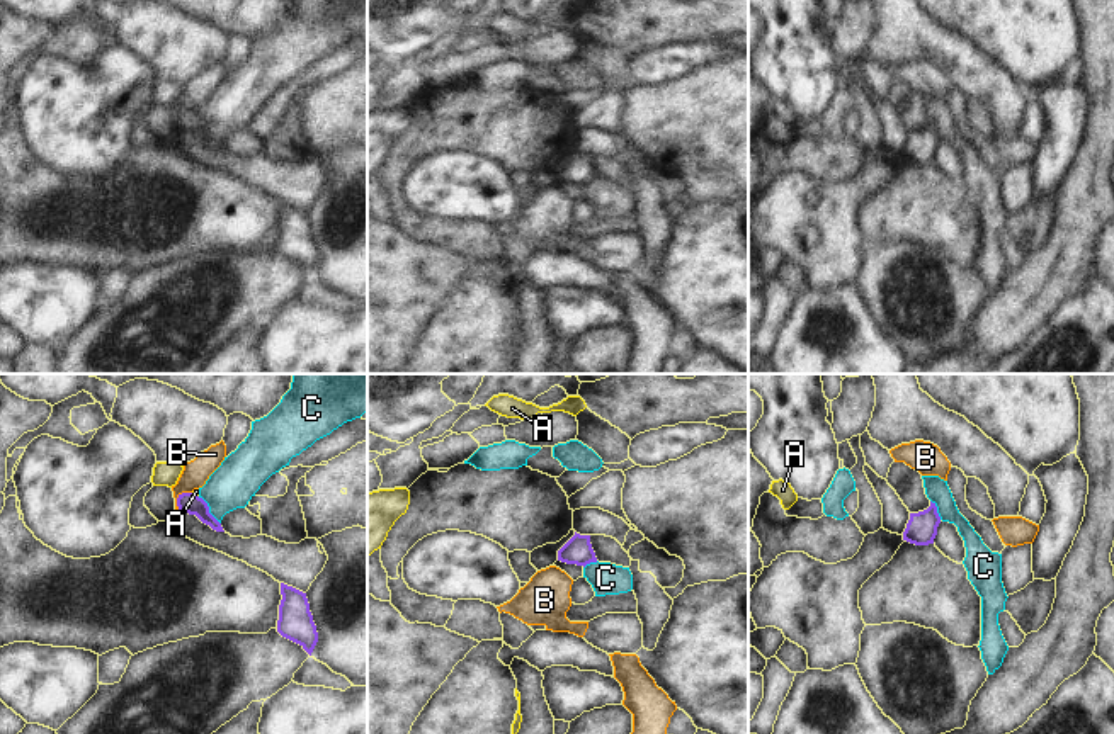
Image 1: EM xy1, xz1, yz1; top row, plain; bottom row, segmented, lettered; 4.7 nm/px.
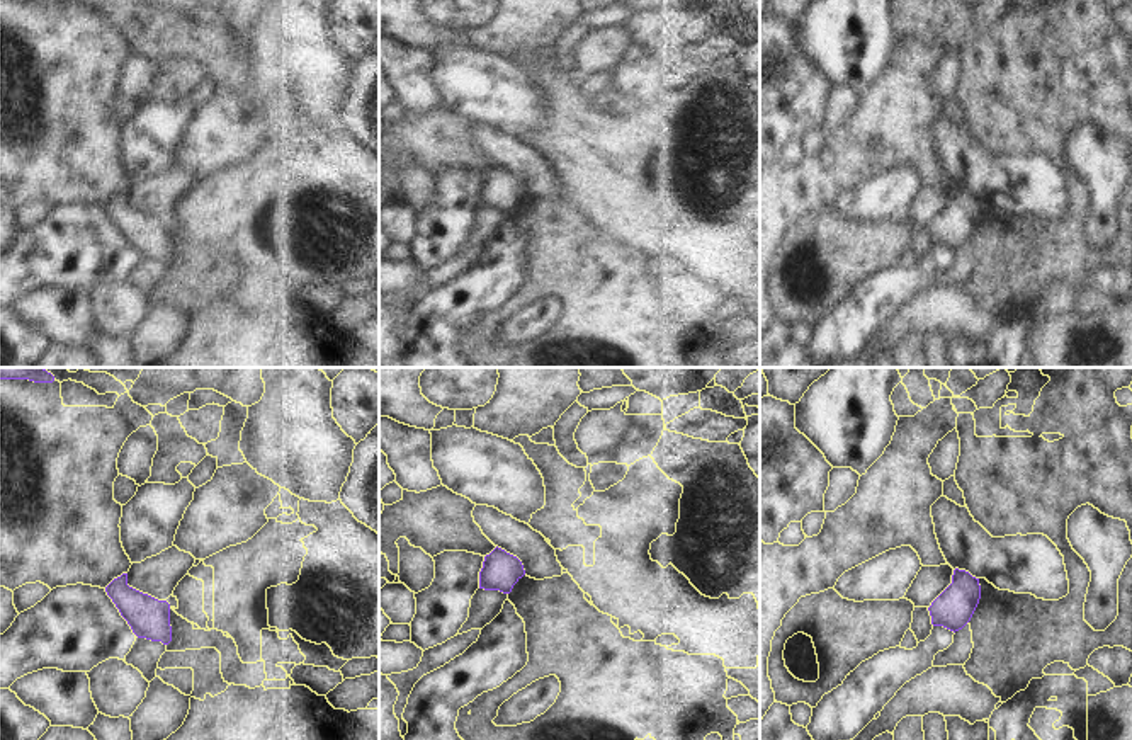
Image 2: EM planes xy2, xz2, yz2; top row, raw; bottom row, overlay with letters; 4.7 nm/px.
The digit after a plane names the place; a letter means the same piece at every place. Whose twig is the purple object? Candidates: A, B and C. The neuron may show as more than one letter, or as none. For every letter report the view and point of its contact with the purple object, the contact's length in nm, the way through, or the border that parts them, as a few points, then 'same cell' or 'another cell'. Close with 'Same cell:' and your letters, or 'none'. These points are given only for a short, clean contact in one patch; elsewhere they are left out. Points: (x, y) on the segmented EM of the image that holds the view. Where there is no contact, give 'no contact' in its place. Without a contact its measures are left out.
A: meets purple in xy1 at (193, 495); contact 40 nm long; runs through xy1 (186, 502), (193, 495), (196, 491); same cell
B: meets purple in xy1 at (179, 496); contact 110 nm long; border along xy1 (191, 491), (184, 491), (177, 498), (177, 508); another cell
C: meets purple in xy1 at (208, 510); contact 170 nm long; border along xy1 (198, 496), (220, 524); another cell
Same cell: A

